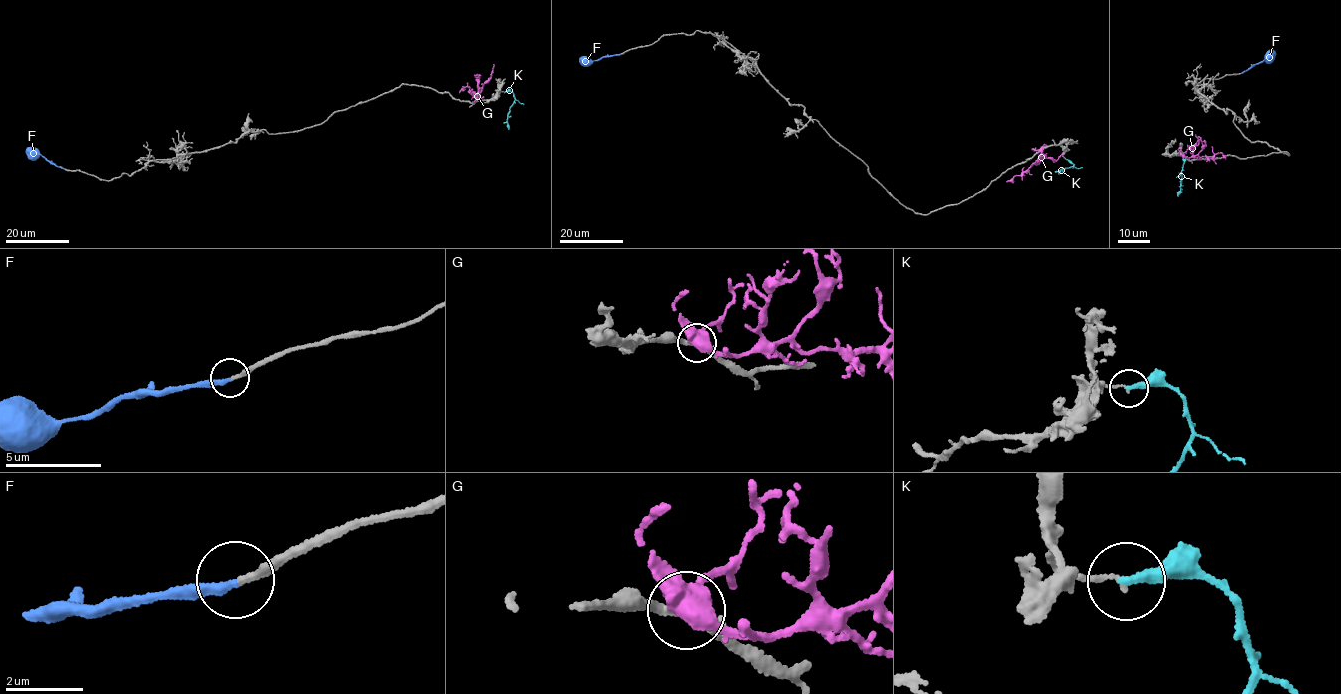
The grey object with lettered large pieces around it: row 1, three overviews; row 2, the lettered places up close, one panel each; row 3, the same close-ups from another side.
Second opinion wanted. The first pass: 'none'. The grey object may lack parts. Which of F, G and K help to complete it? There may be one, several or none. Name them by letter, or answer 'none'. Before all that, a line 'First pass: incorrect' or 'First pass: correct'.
First pass: incorrect
F

